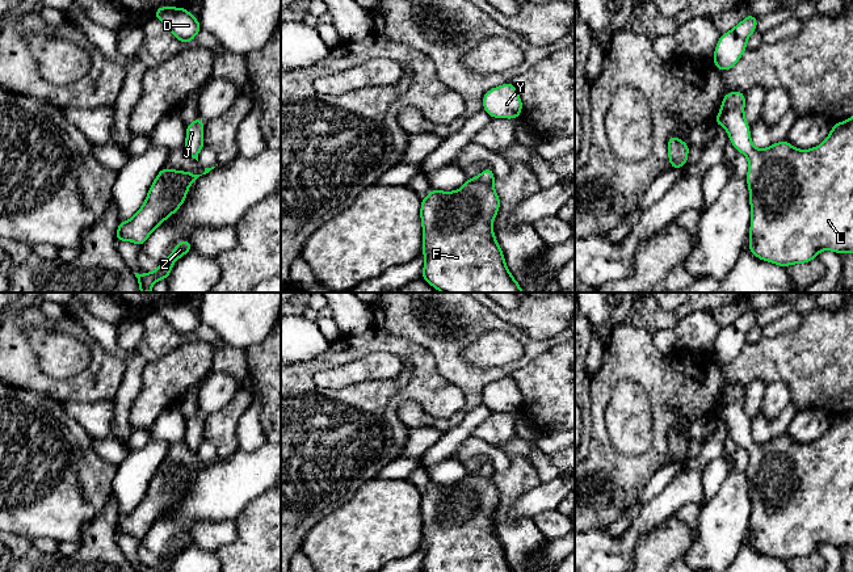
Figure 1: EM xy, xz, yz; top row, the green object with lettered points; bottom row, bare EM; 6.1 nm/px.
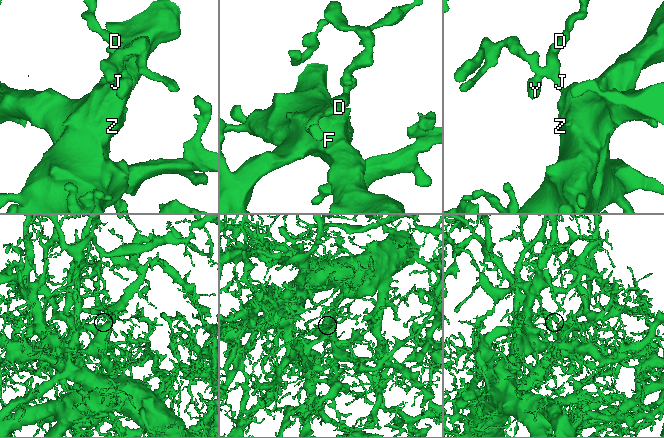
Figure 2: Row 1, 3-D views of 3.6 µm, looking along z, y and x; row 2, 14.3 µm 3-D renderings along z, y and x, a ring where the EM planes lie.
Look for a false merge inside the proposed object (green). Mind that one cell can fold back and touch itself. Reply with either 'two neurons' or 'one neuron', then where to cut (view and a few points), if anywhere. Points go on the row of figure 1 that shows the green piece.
one neuron; cut none

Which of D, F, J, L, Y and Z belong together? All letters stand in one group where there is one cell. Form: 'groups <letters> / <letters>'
groups D F J L Y Z

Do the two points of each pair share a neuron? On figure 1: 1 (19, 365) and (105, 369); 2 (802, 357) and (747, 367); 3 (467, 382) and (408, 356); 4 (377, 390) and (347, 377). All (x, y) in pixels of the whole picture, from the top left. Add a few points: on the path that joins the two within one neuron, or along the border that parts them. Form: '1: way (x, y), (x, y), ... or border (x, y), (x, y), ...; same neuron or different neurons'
1: way (40, 382), (50, 387), (78, 387), (84, 381); same neuron
2: way (789, 358), (760, 360); same neuron
3: border (415, 344), (431, 353), (438, 373); different neurons
4: border (383, 379), (374, 379), (372, 382); different neurons

